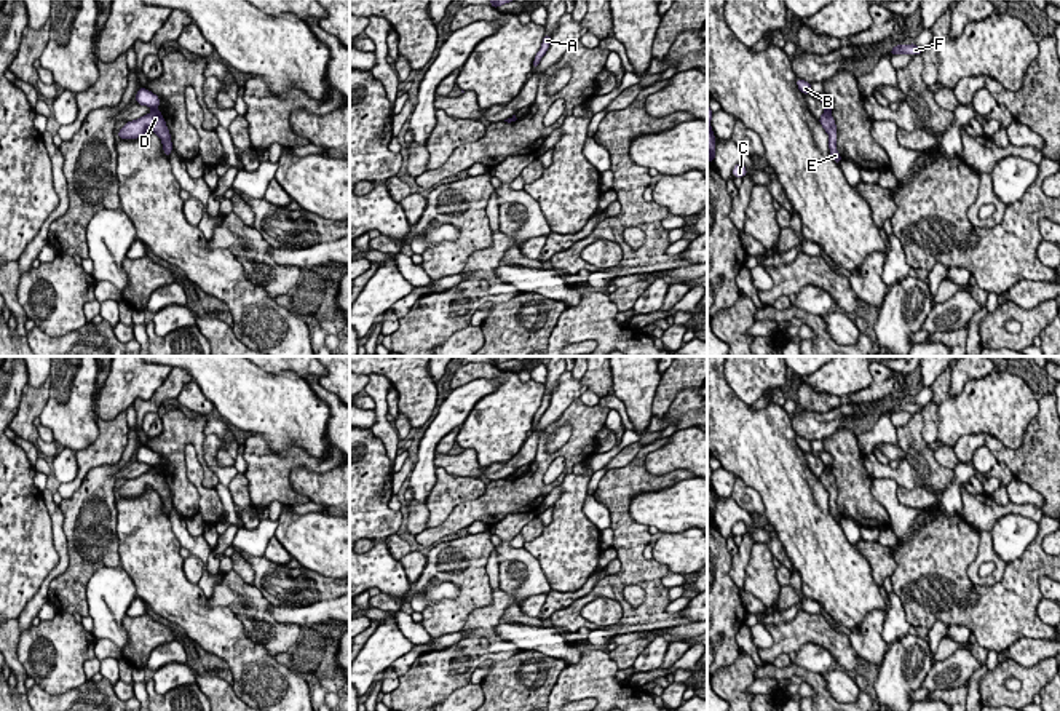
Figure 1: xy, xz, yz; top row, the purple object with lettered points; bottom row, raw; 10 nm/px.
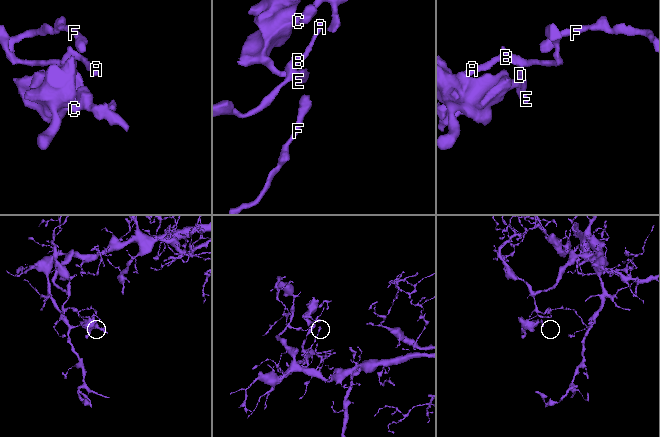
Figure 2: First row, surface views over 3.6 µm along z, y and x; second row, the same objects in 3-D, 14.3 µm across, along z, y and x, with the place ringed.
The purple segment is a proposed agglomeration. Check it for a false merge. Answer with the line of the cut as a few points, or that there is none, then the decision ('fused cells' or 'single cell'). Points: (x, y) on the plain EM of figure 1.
xy (157, 464), (154, 467) | fused cells

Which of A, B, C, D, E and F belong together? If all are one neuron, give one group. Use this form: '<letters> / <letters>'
A B F / C D E

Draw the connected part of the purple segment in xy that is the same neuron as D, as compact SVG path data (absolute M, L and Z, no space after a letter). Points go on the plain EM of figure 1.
M158 465L137 478L126 479L126 483L118 489L118 495L137 497L142 495L148 487L161 497L163 510L166 514L169 514L172 510L171 492Z

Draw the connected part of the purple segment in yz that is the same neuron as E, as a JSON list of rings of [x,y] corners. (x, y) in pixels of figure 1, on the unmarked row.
[[[830,467],[824,468],[824,471],[819,476],[819,481],[825,487],[825,491],[829,492],[830,514],[833,516],[835,521],[840,522],[841,513],[837,508],[837,481],[835,481],[835,478],[832,475],[832,468]]]

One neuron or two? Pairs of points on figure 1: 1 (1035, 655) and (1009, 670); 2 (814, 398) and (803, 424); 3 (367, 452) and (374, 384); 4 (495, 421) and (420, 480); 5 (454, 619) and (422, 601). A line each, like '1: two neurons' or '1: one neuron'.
1: two neurons
2: two neurons
3: two neurons
4: two neurons
5: two neurons

